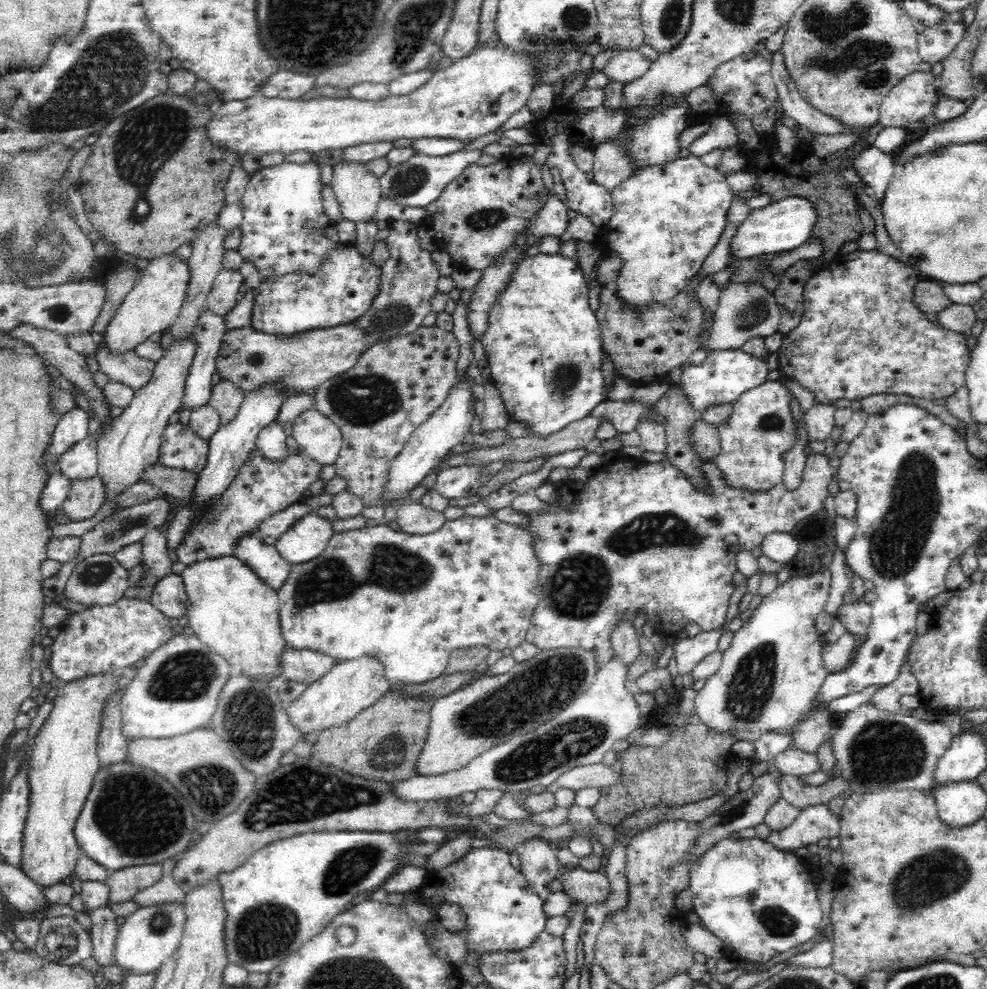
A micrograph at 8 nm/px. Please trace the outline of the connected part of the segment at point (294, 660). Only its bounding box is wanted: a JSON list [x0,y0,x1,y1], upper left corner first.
[280,649,338,685]

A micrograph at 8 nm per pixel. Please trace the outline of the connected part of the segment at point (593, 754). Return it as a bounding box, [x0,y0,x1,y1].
[392,620,641,801]

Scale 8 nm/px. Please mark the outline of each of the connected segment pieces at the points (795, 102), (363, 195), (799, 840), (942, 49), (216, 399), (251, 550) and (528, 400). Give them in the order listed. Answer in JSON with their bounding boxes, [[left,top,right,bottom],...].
[[770,47,848,134],[331,162,381,223],[768,803,840,851],[917,14,965,64],[207,380,243,426],[231,533,292,591],[481,252,638,438]]

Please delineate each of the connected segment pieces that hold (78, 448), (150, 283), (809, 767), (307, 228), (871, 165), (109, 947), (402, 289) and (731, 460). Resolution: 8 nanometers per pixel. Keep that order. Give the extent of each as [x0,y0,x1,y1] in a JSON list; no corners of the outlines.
[[60,435,97,481],[99,253,190,355],[773,747,820,776],[237,160,342,279],[850,144,895,203],[90,906,119,967],[352,220,441,348],[711,380,795,489]]

